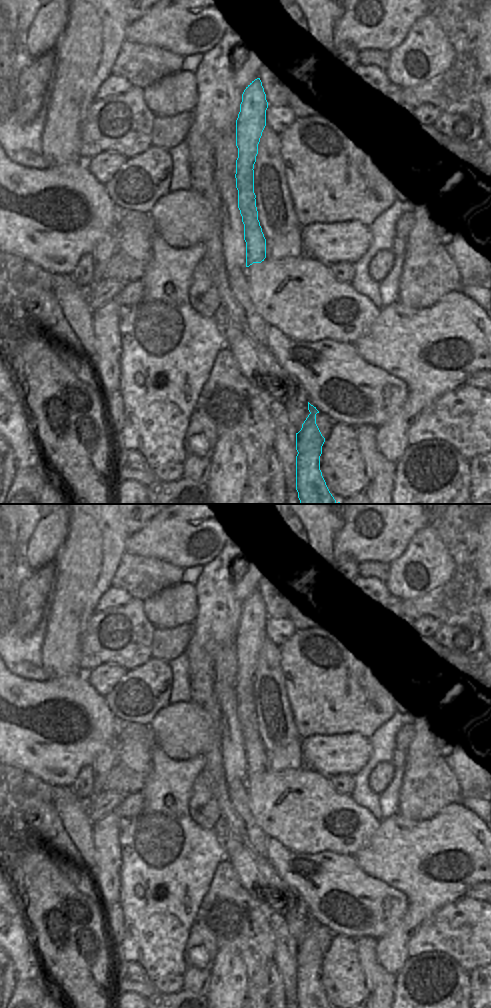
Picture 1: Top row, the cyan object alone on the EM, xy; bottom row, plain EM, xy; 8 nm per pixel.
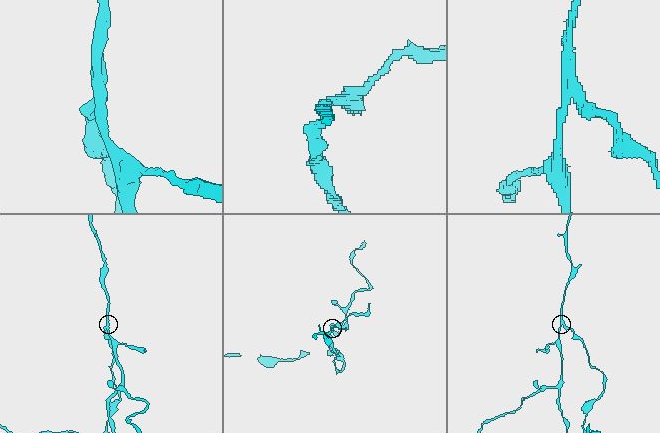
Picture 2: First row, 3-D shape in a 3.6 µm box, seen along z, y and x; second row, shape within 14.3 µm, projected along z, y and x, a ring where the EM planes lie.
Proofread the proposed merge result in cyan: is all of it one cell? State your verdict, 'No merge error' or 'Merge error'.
Merge error

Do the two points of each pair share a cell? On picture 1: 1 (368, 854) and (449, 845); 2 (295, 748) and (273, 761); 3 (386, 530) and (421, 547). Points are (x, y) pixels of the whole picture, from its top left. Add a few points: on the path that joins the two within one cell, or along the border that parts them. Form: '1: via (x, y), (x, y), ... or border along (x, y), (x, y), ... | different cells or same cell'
1: via (388, 854), (426, 854), (429, 852) | same cell
2: via (290, 753), (284, 759), (278, 761) | same cell
3: border along (426, 524), (395, 559) | different cells

